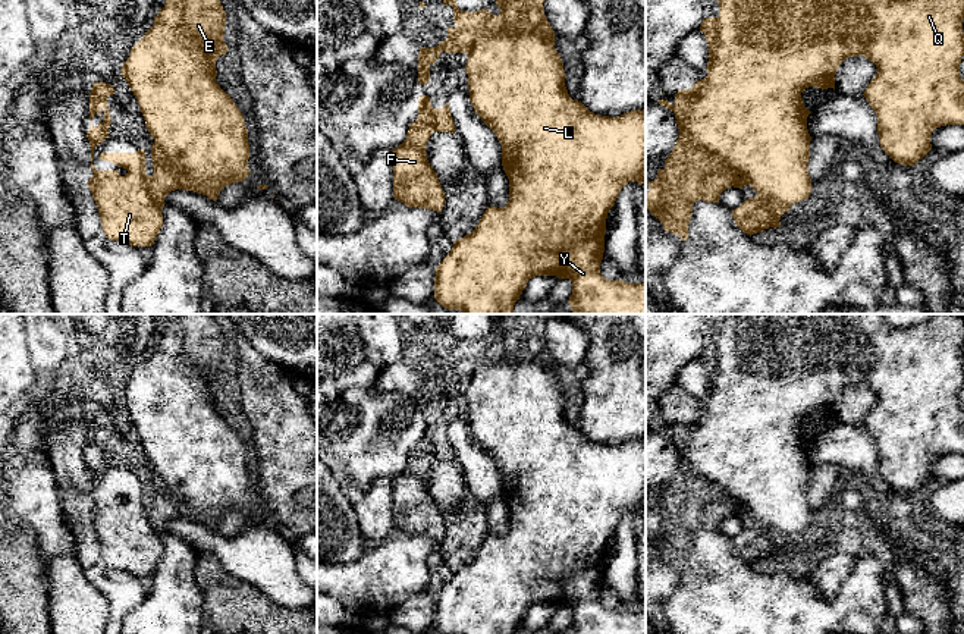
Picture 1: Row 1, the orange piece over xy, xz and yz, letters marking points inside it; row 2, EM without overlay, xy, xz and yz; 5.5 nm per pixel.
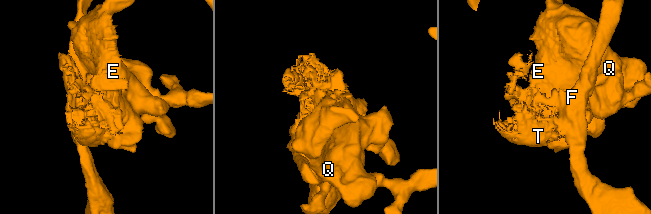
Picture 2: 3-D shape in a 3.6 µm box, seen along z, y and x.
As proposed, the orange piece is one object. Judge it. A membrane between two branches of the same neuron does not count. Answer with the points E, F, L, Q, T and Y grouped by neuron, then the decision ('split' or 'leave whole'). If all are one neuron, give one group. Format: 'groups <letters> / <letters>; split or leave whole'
groups E F T / L Q Y; split

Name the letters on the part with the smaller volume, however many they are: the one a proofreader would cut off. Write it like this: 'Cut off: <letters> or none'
Cut off: E, F, T

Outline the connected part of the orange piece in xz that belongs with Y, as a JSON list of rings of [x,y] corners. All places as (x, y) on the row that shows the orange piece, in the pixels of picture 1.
[[[544,43],[540,53],[527,53],[524,60],[511,57],[505,66],[499,66],[499,54],[470,53],[465,65],[468,75],[470,101],[481,120],[494,132],[502,145],[502,166],[509,179],[509,201],[505,207],[487,207],[475,229],[453,242],[450,252],[436,267],[434,299],[448,310],[459,310],[464,314],[512,314],[514,305],[525,289],[530,279],[536,276],[556,276],[572,282],[569,305],[572,314],[646,314],[646,283],[628,283],[624,280],[607,280],[600,273],[605,252],[606,219],[621,189],[628,182],[646,183],[646,109],[627,112],[616,117],[600,116],[590,112],[581,101],[572,100],[565,87],[563,63],[556,48]]]

